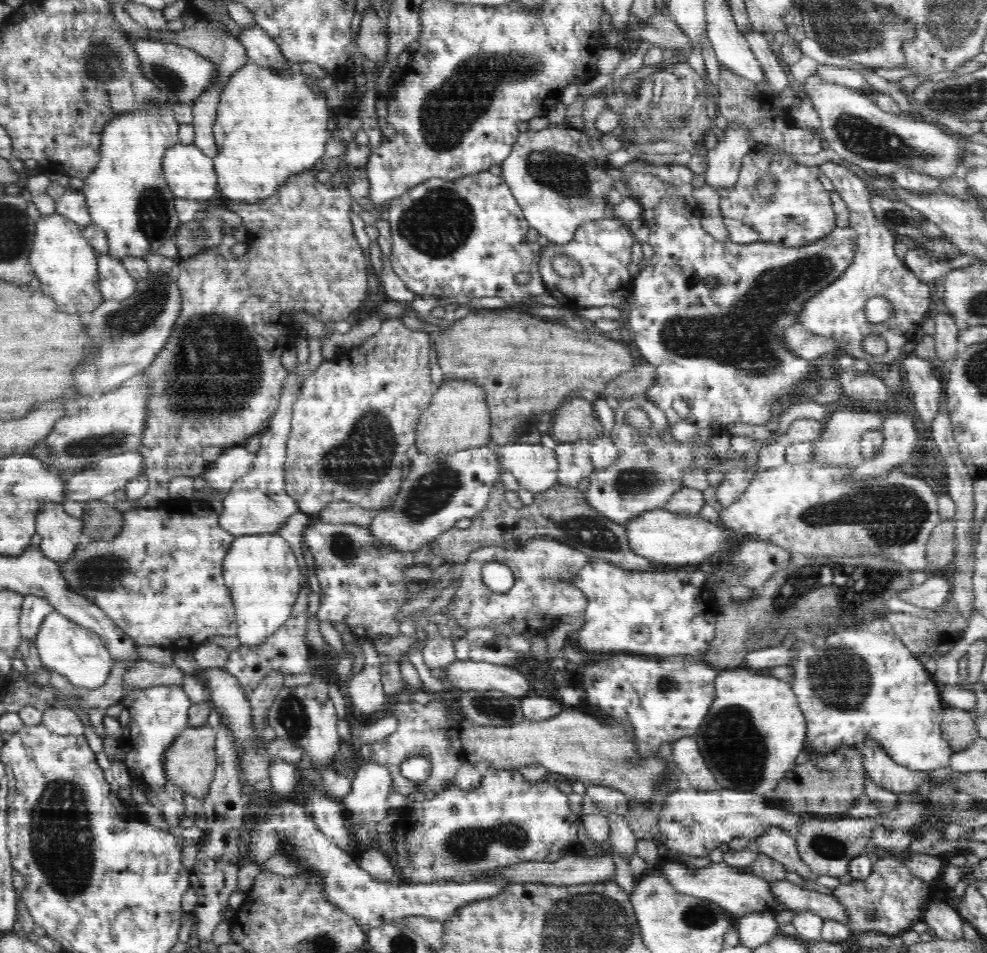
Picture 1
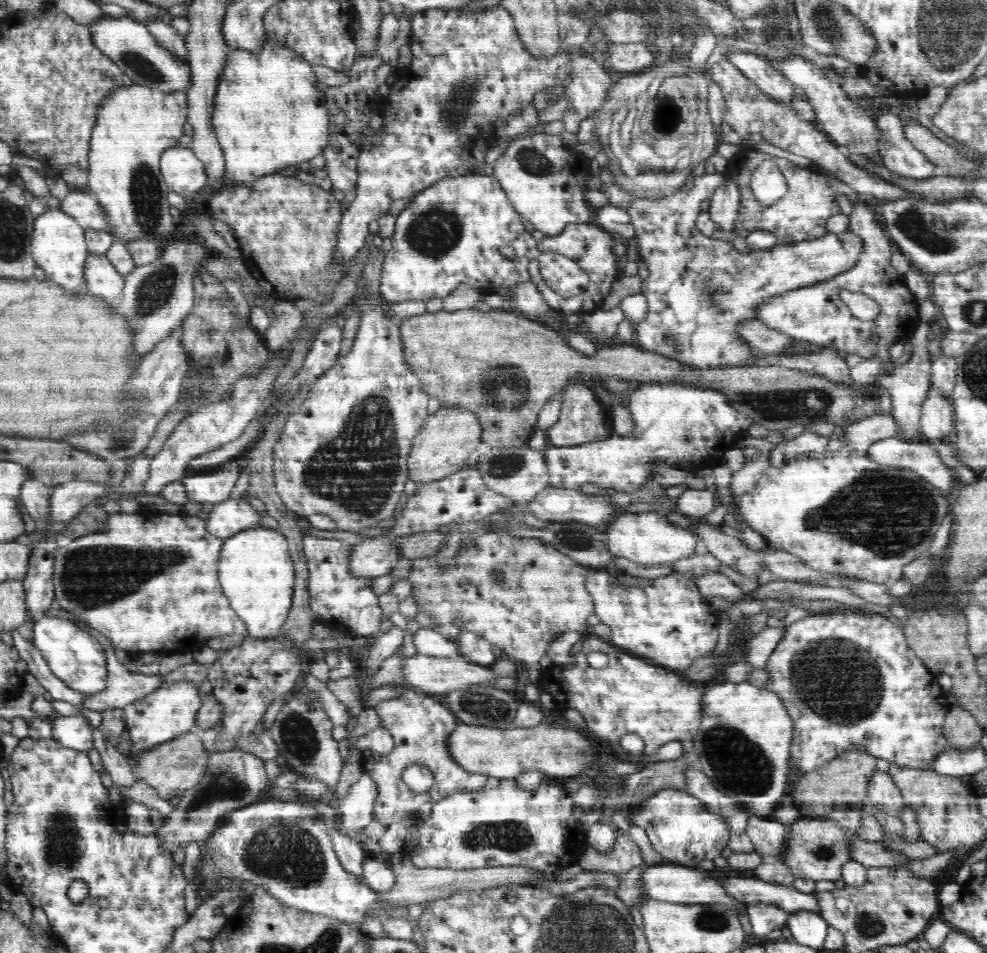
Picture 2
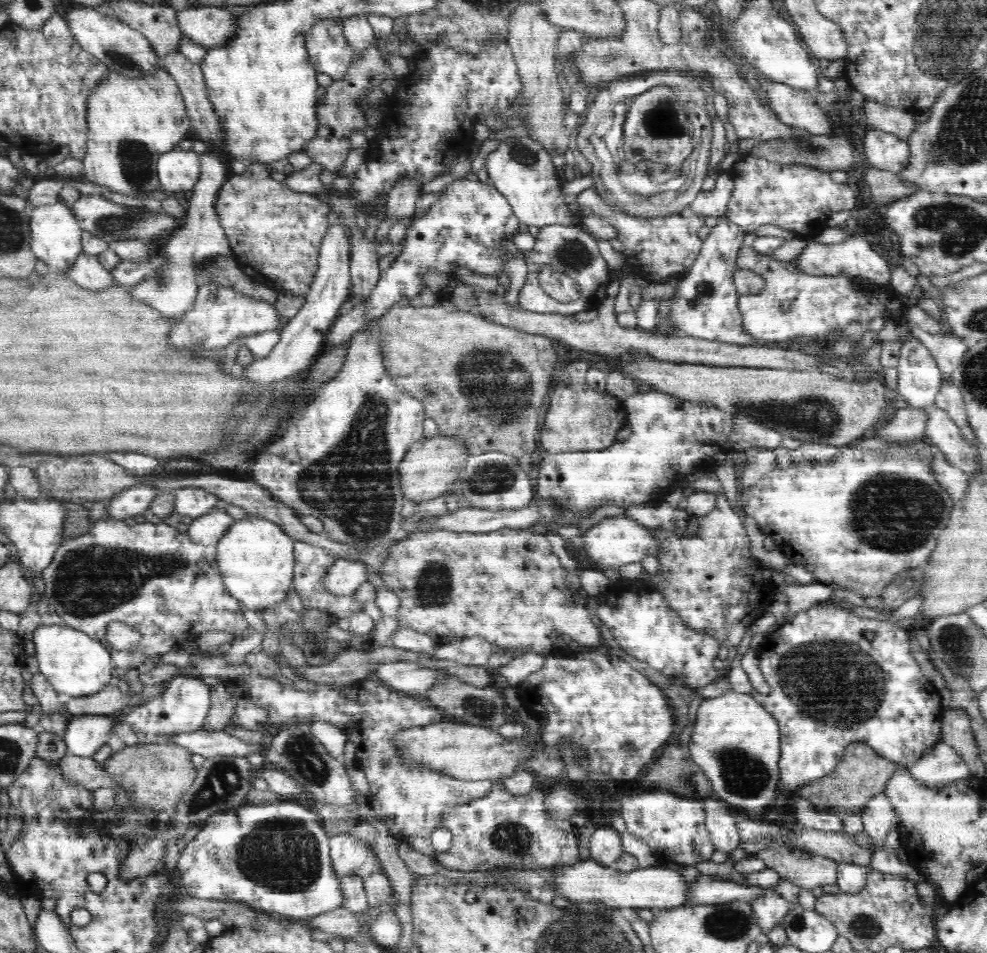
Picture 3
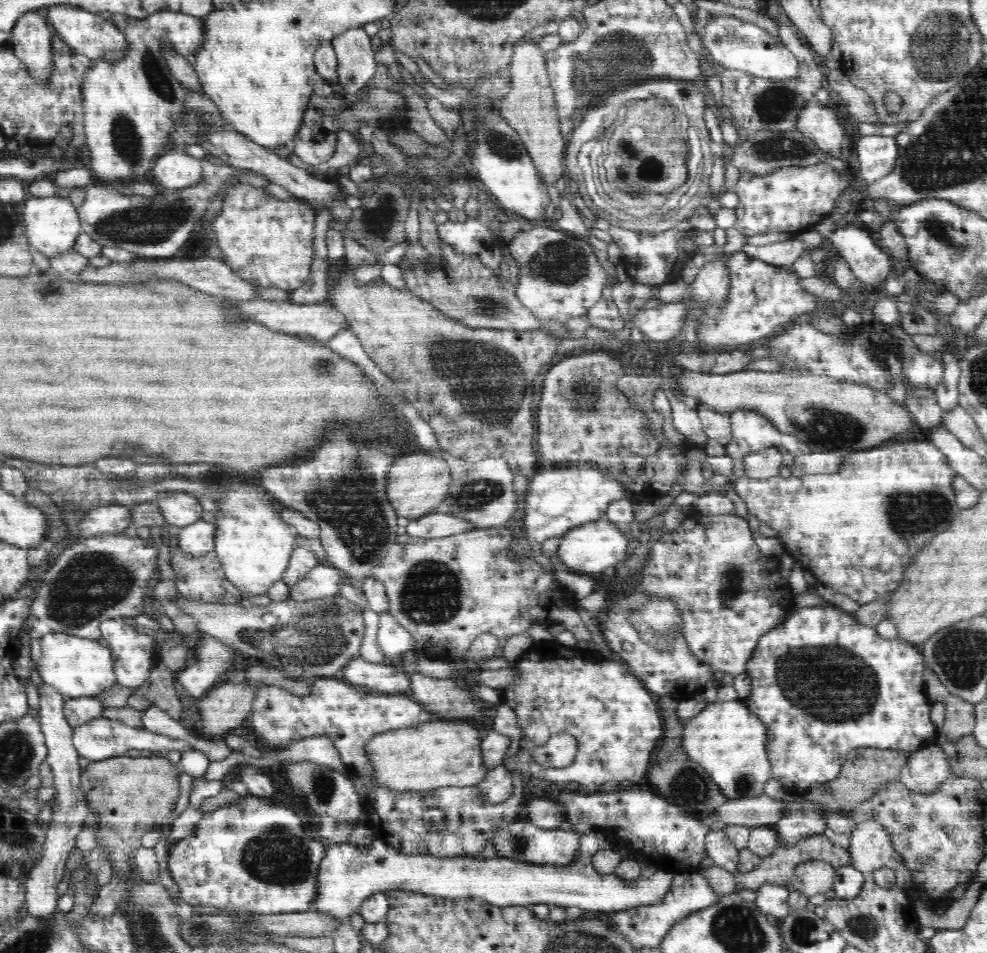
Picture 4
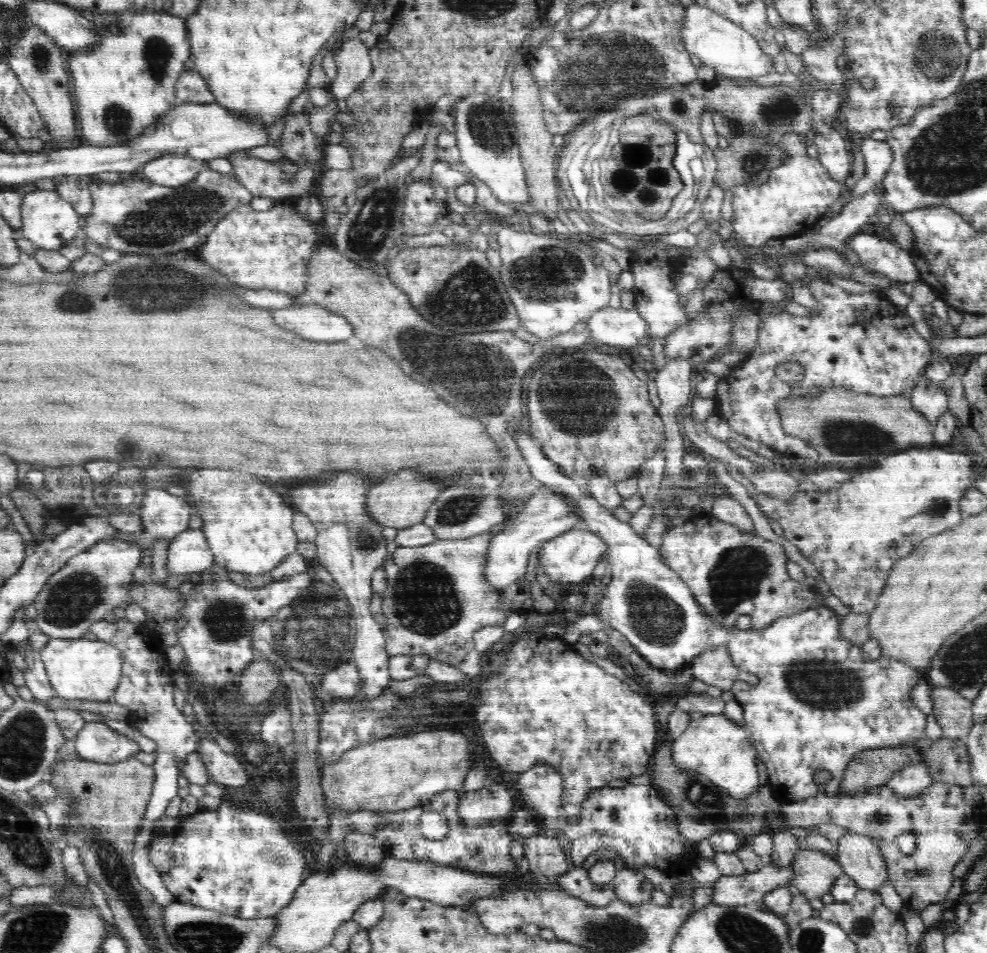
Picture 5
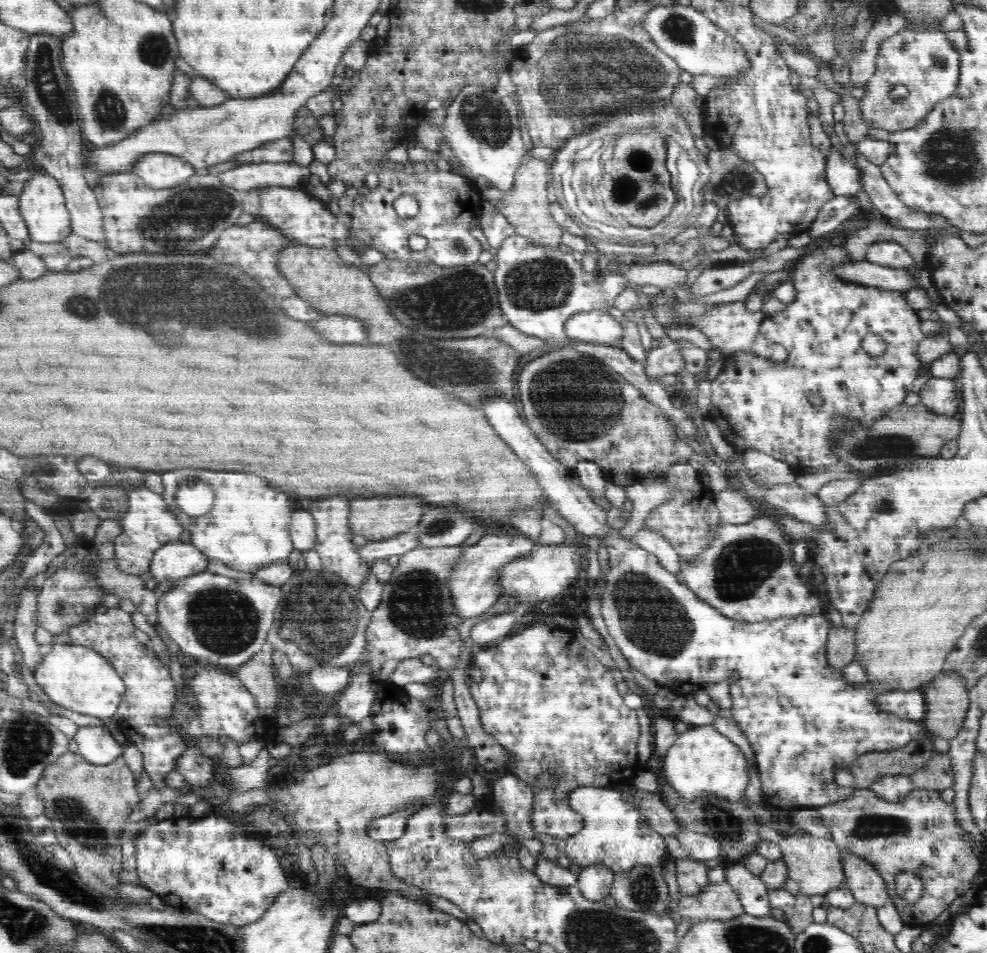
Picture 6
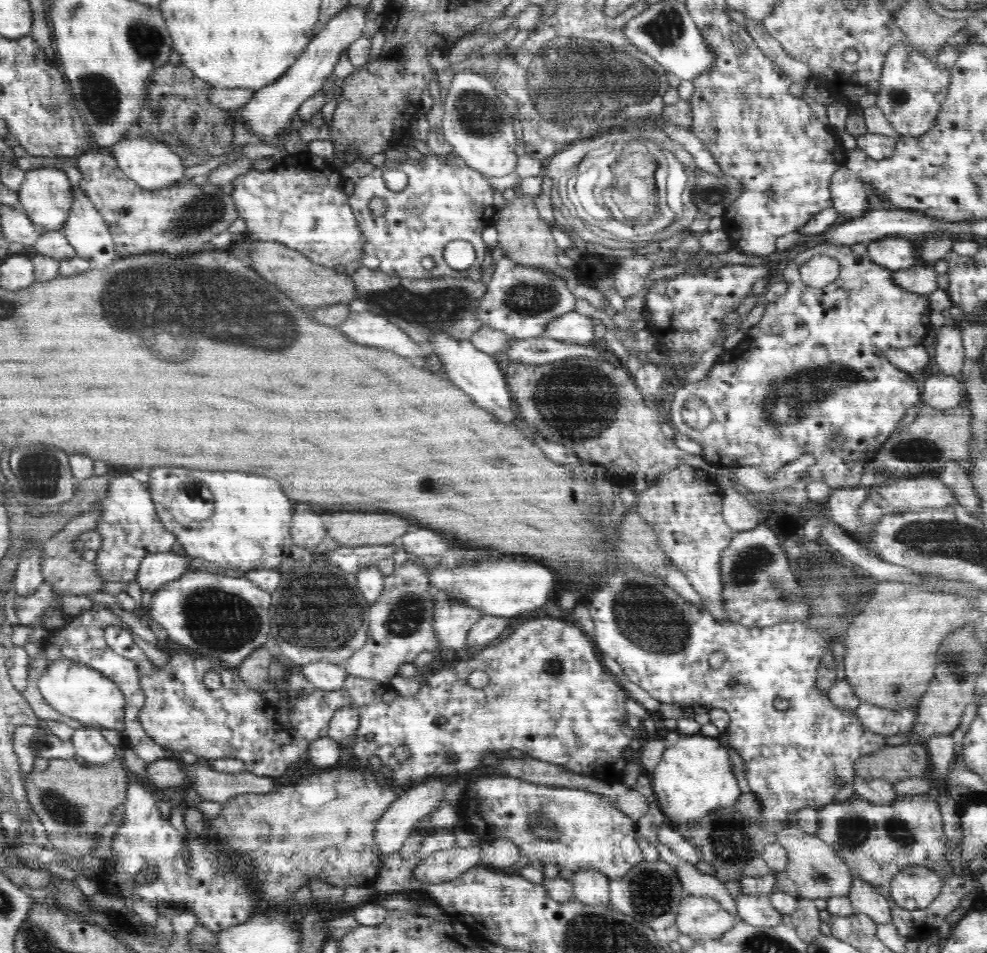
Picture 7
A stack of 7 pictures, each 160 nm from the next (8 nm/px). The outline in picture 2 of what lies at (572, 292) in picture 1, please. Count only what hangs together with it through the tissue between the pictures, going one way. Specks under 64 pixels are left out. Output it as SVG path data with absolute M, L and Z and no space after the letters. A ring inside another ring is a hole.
M594 222L588 223L576 223L565 226L565 229L560 232L559 235L545 235L545 237L538 242L538 250L541 253L550 251L556 251L562 256L574 260L578 264L578 267L588 275L590 278L588 286L584 293L580 296L570 296L570 298L564 298L558 293L554 293L549 286L542 281L540 277L540 270L538 262L532 260L528 264L528 273L530 273L531 283L540 291L540 294L544 297L546 304L551 306L554 311L559 311L565 314L571 313L585 313L591 311L597 311L601 313L602 301L608 293L612 290L613 284L617 282L620 277L618 270L617 256L611 251L611 246L616 242L612 238L612 232L606 232Z

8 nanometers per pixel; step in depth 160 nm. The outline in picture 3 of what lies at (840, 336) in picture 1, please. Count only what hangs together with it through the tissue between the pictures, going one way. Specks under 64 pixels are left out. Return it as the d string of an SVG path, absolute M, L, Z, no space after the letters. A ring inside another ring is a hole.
M743 246L738 250L736 265L740 269L748 269L757 273L766 281L762 291L751 295L739 295L738 308L742 314L742 328L746 334L749 334L756 340L762 342L786 341L796 336L807 336L814 340L824 341L836 337L839 333L844 332L845 328L851 322L861 322L868 324L876 317L882 317L884 320L904 319L903 314L907 306L905 305L905 297L896 292L890 285L873 285L877 291L869 293L856 292L852 289L850 283L854 283L855 278L850 276L813 276L805 274L802 270L795 268L793 264L788 262L779 262L779 260L757 253L751 246Z

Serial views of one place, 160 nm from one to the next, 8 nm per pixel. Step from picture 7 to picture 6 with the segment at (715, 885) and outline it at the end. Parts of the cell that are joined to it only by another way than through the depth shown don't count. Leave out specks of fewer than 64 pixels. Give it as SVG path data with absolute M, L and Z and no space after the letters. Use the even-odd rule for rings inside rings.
M676 859L671 862L682 895L696 895L703 892L712 882L708 879L708 870L703 861L694 859Z

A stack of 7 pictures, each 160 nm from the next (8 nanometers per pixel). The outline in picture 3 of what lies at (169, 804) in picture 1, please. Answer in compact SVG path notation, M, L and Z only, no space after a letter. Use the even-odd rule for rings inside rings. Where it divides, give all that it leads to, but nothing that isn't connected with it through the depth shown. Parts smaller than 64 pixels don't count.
M186 673L176 675L168 681L166 688L159 691L158 696L150 698L143 705L130 708L121 717L123 723L130 724L140 743L164 743L166 737L203 728L210 708L210 692L211 689L202 679L192 678Z

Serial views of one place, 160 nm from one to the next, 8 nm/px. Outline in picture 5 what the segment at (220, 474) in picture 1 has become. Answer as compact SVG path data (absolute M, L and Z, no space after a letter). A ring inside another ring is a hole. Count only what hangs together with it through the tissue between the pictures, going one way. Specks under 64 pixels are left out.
M147 489L137 512L142 519L142 528L130 541L134 541L143 553L148 548L151 550L158 538L171 542L177 534L188 529L193 509L183 497L164 489Z

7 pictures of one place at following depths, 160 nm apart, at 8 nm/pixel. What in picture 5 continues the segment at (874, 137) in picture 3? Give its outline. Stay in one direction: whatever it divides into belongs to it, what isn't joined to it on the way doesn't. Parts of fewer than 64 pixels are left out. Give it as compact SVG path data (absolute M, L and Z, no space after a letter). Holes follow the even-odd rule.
M866 138L859 148L864 155L866 174L852 188L853 199L862 197L874 190L876 184L885 178L893 162L892 149L885 141L879 142L872 138Z

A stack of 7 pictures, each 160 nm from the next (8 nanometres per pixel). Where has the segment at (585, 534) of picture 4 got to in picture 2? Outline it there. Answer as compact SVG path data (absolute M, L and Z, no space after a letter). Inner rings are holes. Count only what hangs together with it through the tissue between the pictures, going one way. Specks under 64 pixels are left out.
M658 511L618 514L604 526L606 548L620 558L645 565L670 564L681 558L688 558L698 551L699 536L687 528L678 528L669 523L664 513Z

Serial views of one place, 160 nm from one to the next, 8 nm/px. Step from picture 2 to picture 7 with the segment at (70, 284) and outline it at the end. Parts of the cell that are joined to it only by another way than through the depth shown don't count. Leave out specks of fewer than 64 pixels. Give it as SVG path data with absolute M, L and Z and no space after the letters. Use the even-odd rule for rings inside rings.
M50 166L34 168L23 174L23 182L20 184L18 192L23 207L22 210L42 232L62 230L63 224L69 217L69 212L74 203L74 196L73 186L68 177L64 171Z

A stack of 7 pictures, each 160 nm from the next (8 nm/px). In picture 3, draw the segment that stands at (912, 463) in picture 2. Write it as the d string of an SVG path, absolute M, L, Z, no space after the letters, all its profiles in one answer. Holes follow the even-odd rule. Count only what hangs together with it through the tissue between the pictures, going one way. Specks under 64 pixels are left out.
M935 454L931 457L930 467L934 471L936 482L948 492L954 502L962 500L962 496L966 496L970 479L968 474L952 466L940 454Z

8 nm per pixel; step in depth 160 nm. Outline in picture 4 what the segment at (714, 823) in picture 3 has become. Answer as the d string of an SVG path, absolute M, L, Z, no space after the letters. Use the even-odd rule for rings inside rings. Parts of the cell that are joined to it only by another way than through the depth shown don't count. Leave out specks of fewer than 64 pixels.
M712 827L706 834L706 848L716 866L738 873L739 850L727 839L721 827Z

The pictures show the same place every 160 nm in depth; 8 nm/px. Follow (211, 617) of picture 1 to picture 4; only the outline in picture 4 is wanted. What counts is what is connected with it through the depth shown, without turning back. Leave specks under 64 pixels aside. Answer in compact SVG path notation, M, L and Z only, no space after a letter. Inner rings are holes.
M124 533L98 534L76 541L44 574L30 614L52 632L100 641L102 622L143 614L144 594L152 592L148 582L157 566L158 550L151 547L151 542ZM179 548L170 554L170 564L175 572L178 594L202 603L220 603L227 593L221 582L225 572L215 551L202 556L188 556Z

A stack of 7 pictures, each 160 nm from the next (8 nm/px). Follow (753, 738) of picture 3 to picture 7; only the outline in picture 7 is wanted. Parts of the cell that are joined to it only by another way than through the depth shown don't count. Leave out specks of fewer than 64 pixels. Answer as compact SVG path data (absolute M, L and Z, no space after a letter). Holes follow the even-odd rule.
M701 734L681 735L674 746L665 750L662 760L650 773L655 797L661 812L666 816L666 821L676 827L691 823L700 825L706 814L737 804L739 796L743 793L738 787L732 767L728 748L721 738L710 738Z

